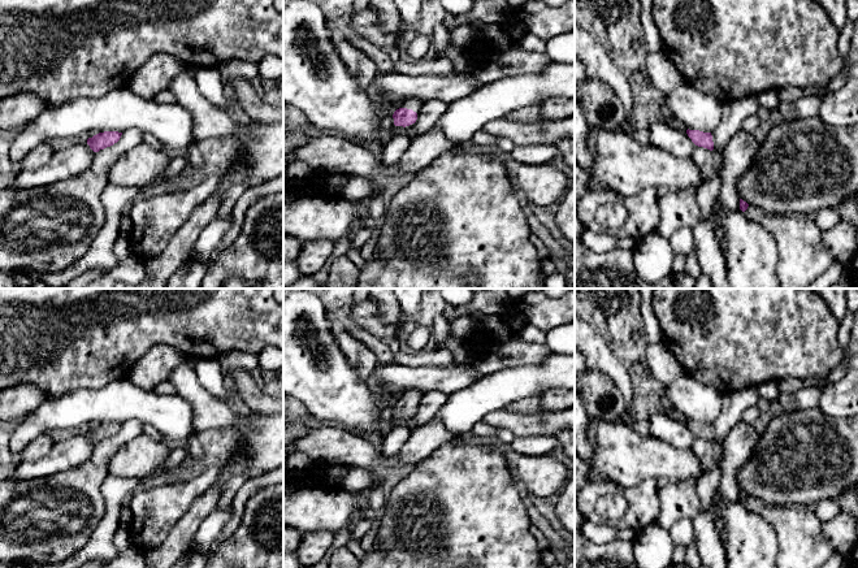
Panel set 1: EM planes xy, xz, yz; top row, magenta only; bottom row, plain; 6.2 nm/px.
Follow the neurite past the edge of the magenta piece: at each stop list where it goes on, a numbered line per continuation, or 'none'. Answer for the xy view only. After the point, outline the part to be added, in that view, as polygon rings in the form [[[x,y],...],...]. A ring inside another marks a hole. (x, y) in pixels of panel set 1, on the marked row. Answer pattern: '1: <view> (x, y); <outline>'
none

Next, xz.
1: xz (414, 104); [[[408,99],[406,100],[400,108],[407,108],[407,109],[412,109],[413,112],[416,112],[419,114],[419,110],[421,108],[421,101],[417,99]]]

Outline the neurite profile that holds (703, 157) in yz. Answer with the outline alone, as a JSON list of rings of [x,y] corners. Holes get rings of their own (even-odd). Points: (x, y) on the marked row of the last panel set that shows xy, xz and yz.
[[[697,146],[693,151],[692,159],[703,177],[702,185],[706,183],[706,181],[710,179],[715,172],[712,152],[707,148]]]

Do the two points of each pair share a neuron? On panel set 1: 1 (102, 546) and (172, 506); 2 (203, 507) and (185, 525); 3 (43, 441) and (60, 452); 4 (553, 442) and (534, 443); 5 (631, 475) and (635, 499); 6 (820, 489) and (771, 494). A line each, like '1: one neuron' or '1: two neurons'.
1: two neurons
2: one neuron
3: two neurons
4: one neuron
5: two neurons
6: one neuron

